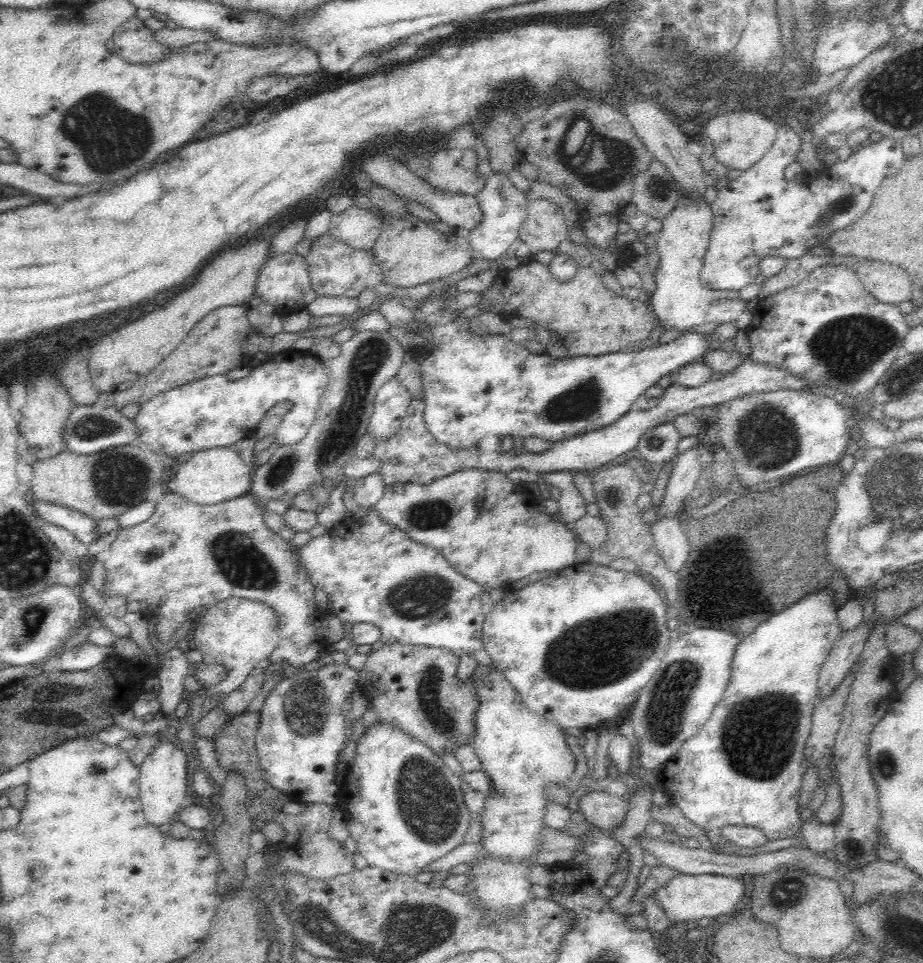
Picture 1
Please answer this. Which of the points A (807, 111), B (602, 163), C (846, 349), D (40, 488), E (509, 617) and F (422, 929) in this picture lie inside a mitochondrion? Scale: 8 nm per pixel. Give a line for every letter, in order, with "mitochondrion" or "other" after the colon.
A: other
B: mitochondrion
C: mitochondrion
D: other
E: other
F: mitochondrion

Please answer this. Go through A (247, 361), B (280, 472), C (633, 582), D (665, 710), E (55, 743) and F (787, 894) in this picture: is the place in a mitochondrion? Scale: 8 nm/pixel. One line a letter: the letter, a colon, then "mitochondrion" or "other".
A: other
B: mitochondrion
C: other
D: mitochondrion
E: other
F: mitochondrion

